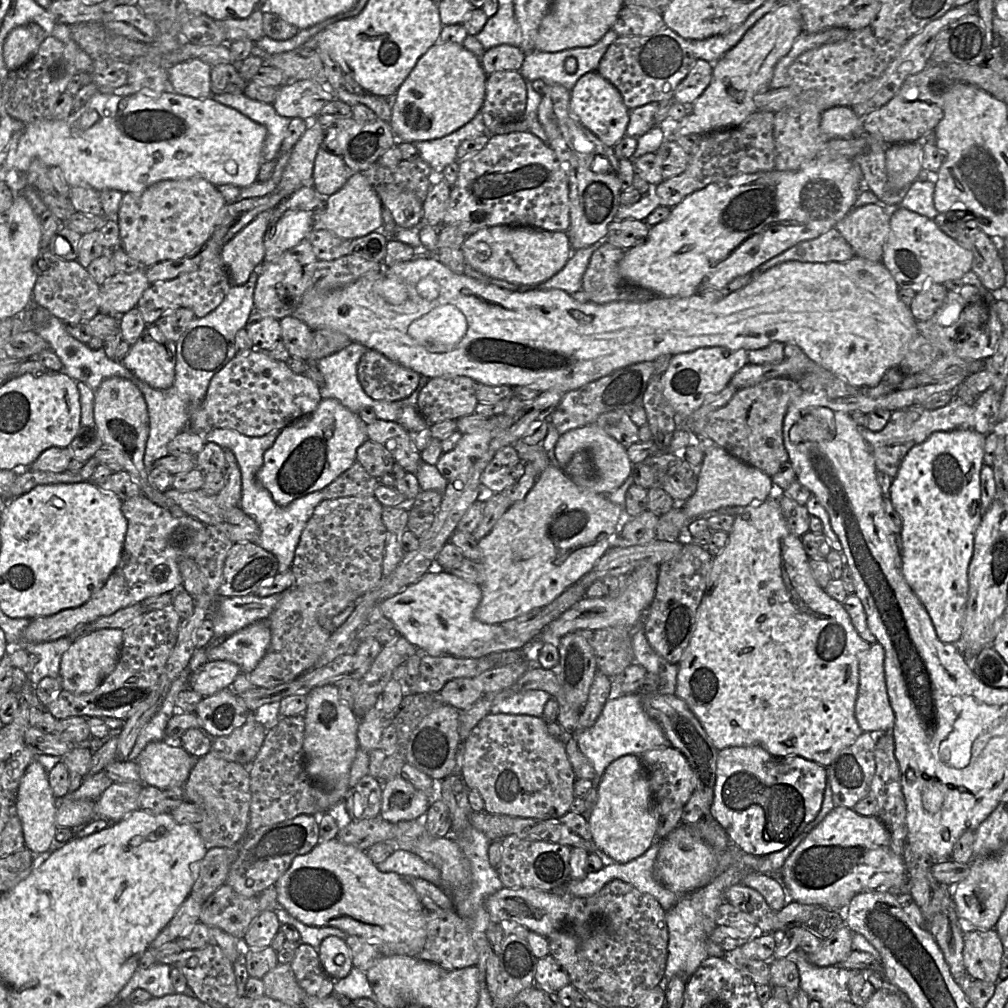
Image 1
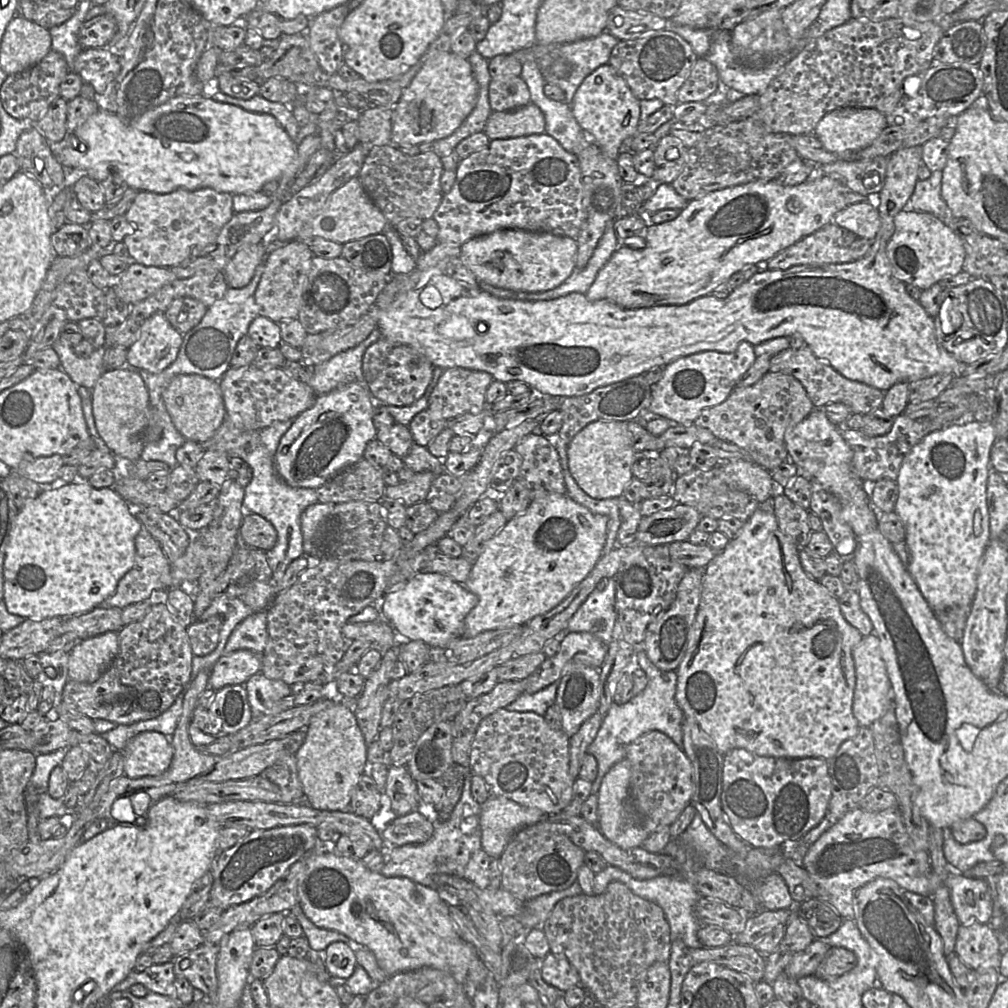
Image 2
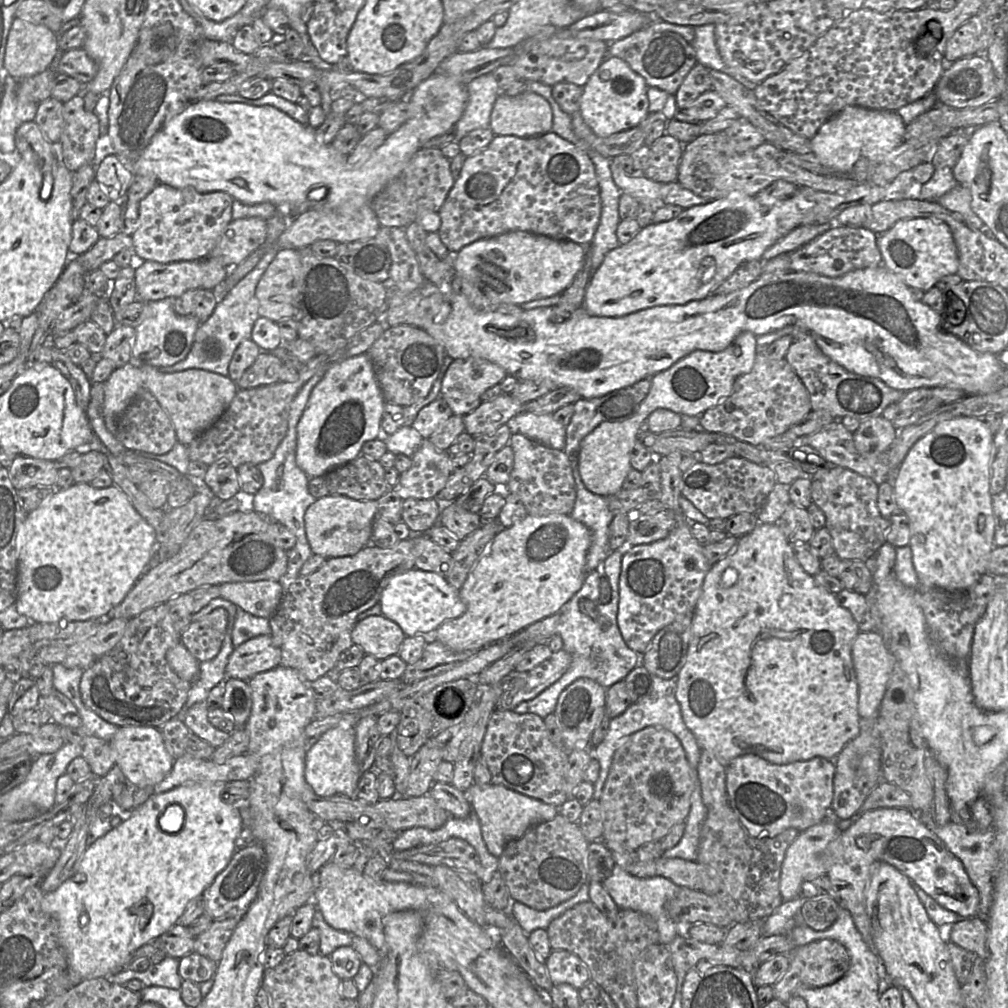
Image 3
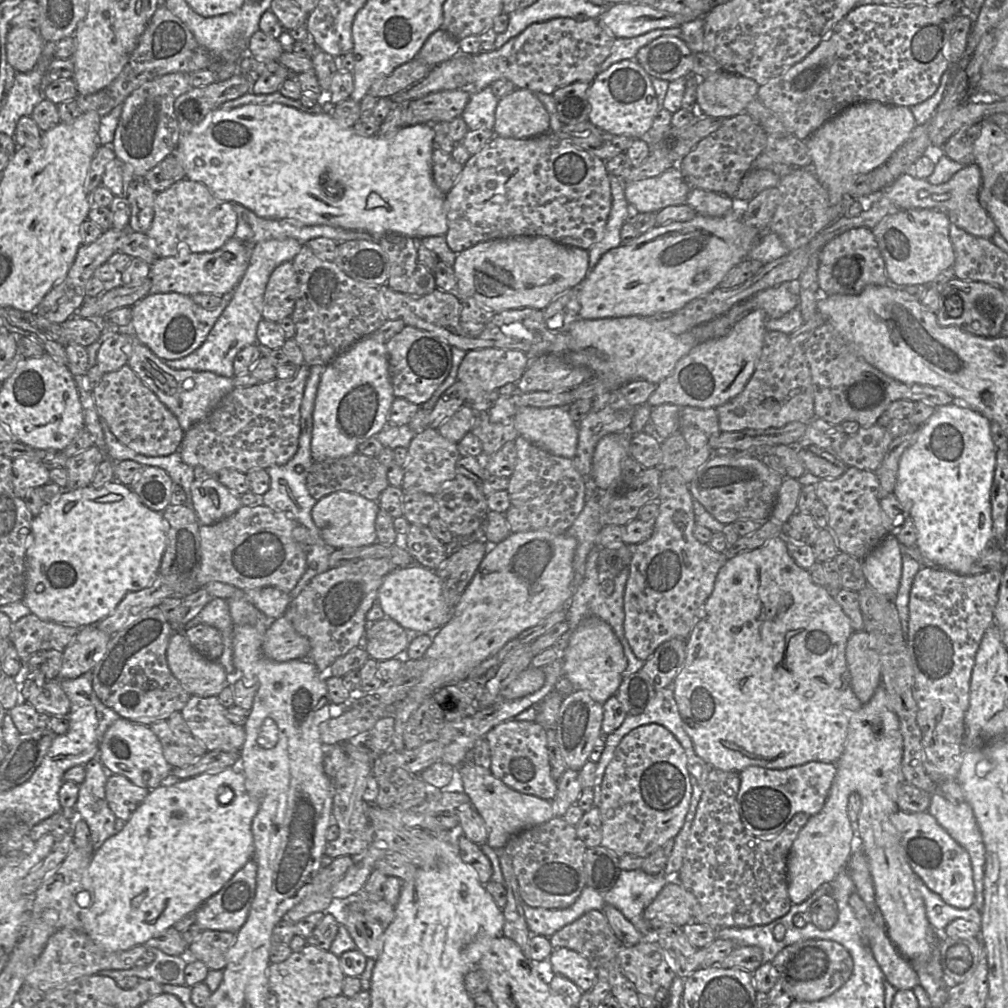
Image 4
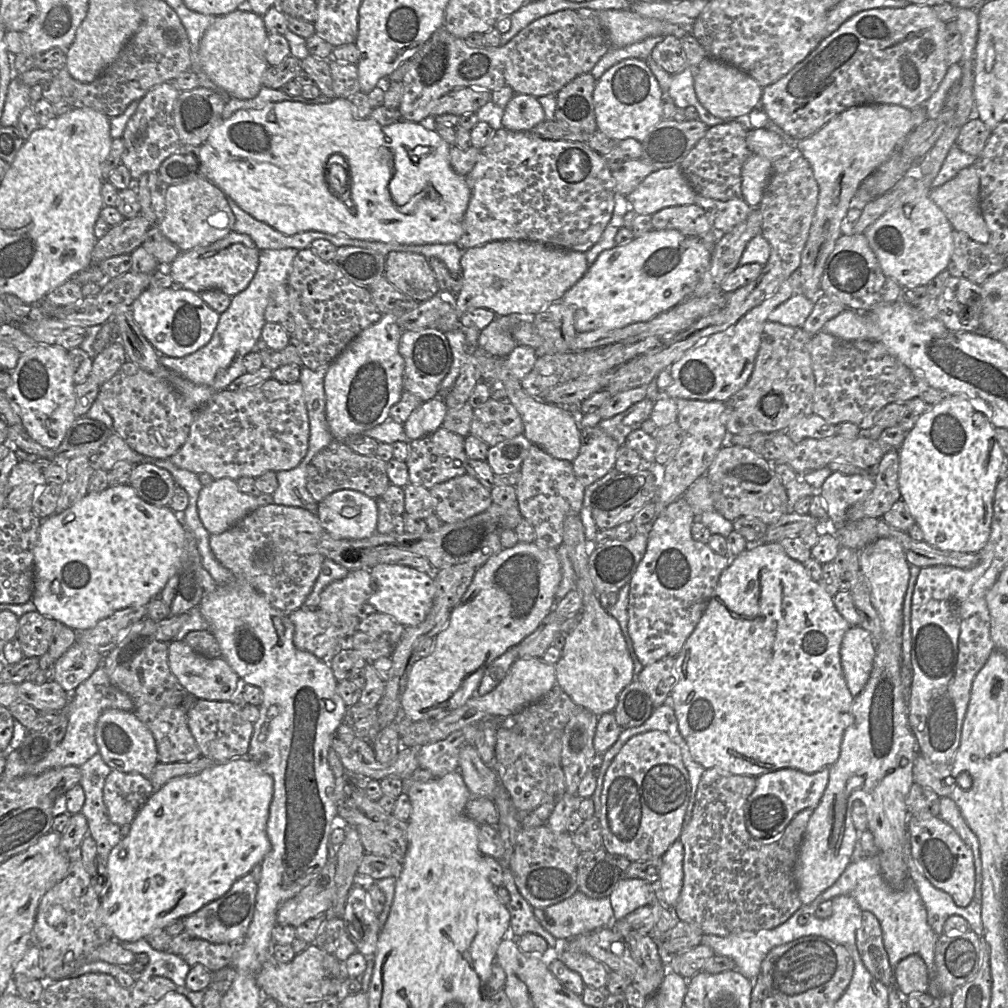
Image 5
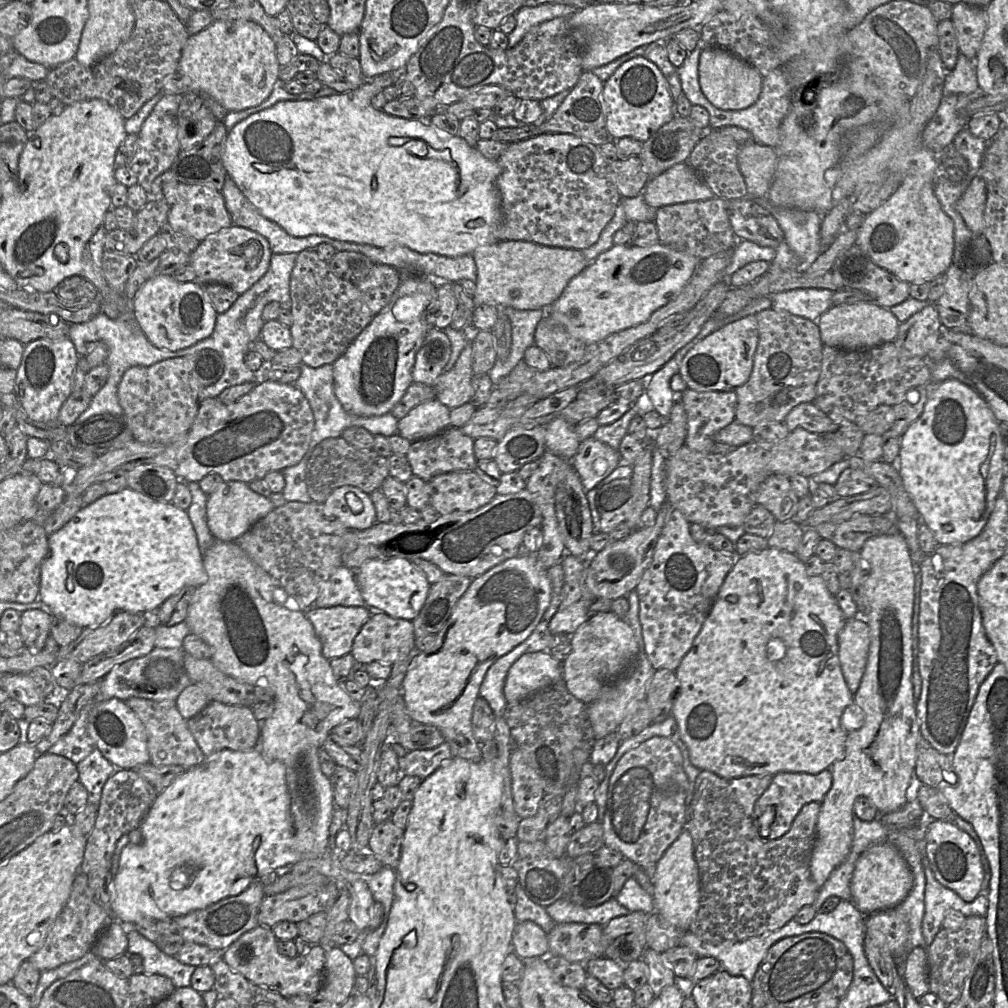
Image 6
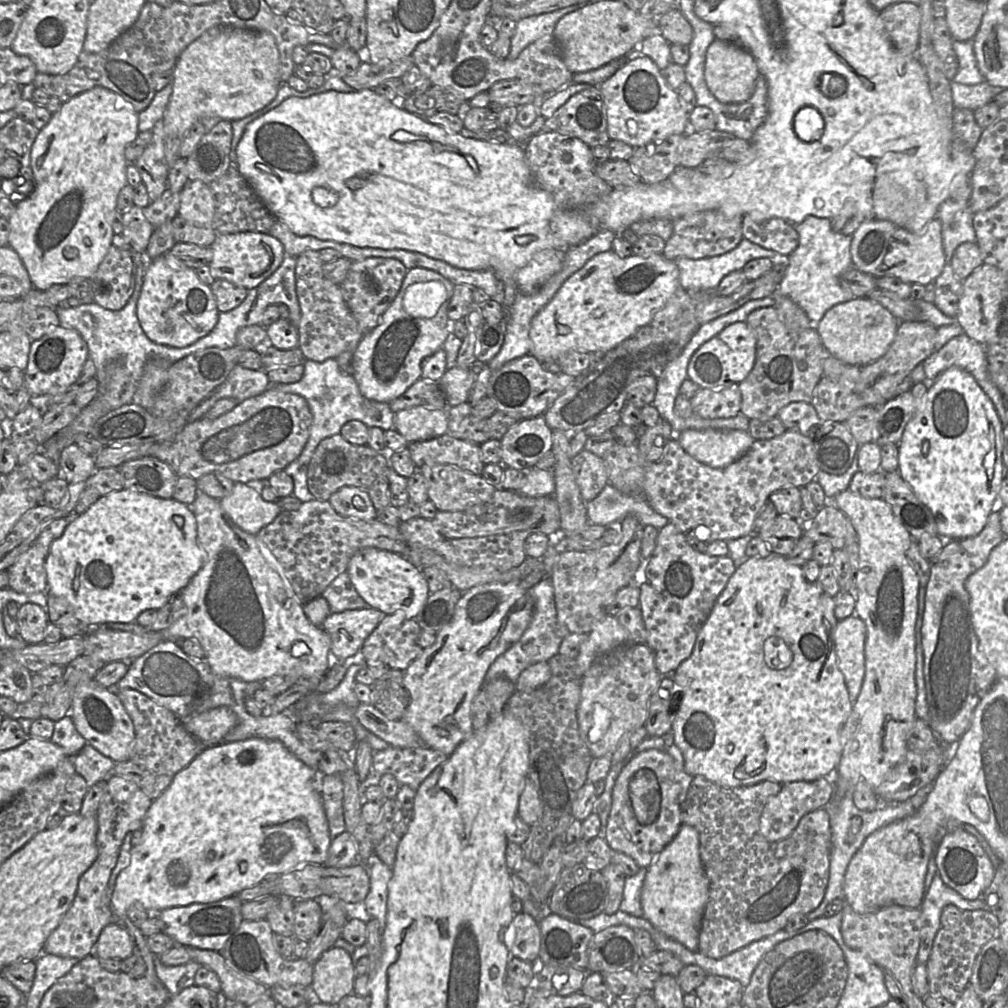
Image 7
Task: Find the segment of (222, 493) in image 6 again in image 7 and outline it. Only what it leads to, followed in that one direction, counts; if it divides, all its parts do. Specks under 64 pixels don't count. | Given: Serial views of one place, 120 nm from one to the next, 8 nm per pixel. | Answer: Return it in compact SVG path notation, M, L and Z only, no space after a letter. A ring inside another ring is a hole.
M236 482L230 495L220 499L220 505L229 518L242 530L253 535L257 535L282 511L277 503L265 501L260 495L260 490L261 484L247 485Z

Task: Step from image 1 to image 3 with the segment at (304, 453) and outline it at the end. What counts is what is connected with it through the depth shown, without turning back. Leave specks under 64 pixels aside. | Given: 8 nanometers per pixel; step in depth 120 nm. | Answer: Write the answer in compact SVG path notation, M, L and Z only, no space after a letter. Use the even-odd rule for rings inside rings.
M367 353L330 365L323 379L313 388L297 424L297 466L313 478L357 458L365 442L382 437L384 405L385 400Z

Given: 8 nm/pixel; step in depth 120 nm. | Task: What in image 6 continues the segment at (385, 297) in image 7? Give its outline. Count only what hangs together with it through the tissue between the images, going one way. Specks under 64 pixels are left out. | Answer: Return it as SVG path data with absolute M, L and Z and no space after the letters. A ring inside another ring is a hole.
M375 264L367 278L357 285L372 316L376 316L390 303L401 281L402 272L398 269L385 264Z

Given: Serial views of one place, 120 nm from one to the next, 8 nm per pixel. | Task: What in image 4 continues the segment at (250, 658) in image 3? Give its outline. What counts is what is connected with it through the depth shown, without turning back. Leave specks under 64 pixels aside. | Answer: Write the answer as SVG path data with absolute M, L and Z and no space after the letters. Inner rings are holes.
M283 615L272 620L262 642L264 655L273 661L286 662L304 659L310 650L309 640L298 634L292 623Z

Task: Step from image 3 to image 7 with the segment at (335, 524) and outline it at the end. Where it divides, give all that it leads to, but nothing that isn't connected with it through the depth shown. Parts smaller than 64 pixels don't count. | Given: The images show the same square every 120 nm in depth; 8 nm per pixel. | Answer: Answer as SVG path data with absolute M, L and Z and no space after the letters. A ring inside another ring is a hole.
M344 486L334 492L328 502L335 512L342 517L370 521L376 519L374 508L366 490Z

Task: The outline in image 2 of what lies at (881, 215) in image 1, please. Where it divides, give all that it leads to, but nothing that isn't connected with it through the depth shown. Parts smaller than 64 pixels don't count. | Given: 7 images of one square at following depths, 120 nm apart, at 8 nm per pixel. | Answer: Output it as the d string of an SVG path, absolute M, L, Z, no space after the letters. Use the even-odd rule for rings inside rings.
M876 200L847 205L834 216L832 223L873 241L881 226Z

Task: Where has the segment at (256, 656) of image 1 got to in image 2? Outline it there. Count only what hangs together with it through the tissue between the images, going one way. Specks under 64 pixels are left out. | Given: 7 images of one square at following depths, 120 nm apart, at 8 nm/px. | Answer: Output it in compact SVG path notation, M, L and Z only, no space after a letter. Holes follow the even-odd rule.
M267 611L255 612L235 627L225 646L223 655L241 649L248 649L262 655L267 641Z

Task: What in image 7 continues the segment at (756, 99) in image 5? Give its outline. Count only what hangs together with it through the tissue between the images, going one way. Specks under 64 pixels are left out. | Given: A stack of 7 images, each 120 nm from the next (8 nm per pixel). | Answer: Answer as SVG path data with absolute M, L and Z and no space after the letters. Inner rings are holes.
M715 39L708 47L704 77L709 91L721 103L735 104L748 100L754 92L759 75L760 72L754 57L740 44Z

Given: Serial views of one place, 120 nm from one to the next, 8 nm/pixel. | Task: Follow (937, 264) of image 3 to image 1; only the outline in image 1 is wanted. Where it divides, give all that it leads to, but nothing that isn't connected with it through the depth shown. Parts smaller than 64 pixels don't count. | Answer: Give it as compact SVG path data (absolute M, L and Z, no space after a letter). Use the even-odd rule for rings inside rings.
M902 207L890 211L890 232L881 262L900 289L920 293L935 284L959 279L972 270L973 253L946 235L933 219Z

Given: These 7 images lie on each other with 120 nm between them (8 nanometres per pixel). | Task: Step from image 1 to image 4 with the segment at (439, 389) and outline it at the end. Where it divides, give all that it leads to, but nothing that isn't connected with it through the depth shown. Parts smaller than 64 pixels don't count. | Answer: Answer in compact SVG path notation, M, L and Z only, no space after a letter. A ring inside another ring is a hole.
M481 348L467 351L457 373L457 381L464 385L465 404L472 404L485 394L508 383L517 383L530 363L528 355L519 350Z

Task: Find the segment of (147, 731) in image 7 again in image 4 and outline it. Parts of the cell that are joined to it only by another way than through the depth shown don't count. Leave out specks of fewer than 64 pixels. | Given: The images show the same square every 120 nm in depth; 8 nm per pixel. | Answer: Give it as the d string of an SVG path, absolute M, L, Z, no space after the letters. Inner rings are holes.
M181 713L150 725L172 767L183 767L201 758L207 749L190 731Z

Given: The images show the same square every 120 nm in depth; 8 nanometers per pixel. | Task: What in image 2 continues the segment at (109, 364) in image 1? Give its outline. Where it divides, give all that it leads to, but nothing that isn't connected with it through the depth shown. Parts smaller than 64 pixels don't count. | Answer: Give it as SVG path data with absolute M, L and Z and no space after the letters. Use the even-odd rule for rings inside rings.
M60 337L53 343L52 348L59 356L60 368L62 367L78 387L92 390L99 377L106 371L103 364L106 351L104 346L95 349L87 358L78 357L73 347Z

